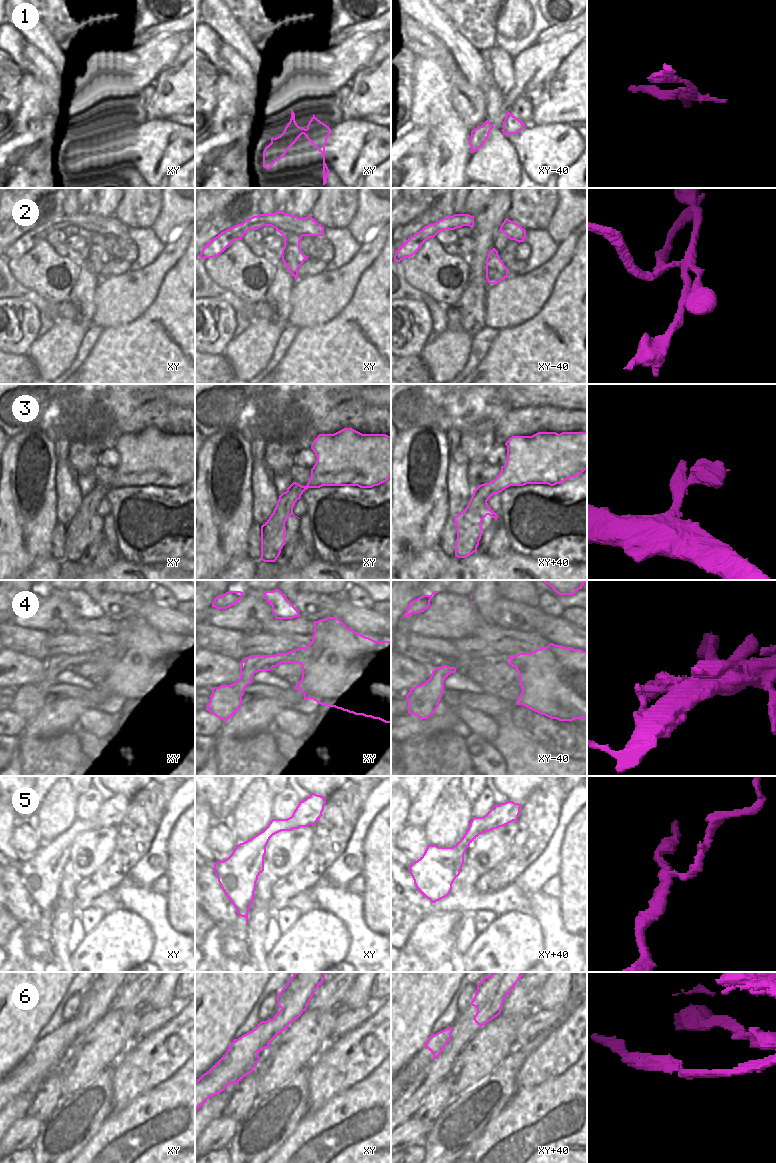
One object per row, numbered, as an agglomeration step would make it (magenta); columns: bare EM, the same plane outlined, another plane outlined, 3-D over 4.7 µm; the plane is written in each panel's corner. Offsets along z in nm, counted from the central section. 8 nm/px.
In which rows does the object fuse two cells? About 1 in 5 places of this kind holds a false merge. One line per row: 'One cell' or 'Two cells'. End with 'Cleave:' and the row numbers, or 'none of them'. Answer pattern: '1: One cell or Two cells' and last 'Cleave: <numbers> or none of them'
1: Two cells
2: Two cells
3: One cell
4: One cell
5: One cell
6: Two cells
Cleave: 1, 2, 6

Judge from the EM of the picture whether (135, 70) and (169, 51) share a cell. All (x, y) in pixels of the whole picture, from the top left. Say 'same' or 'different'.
same

